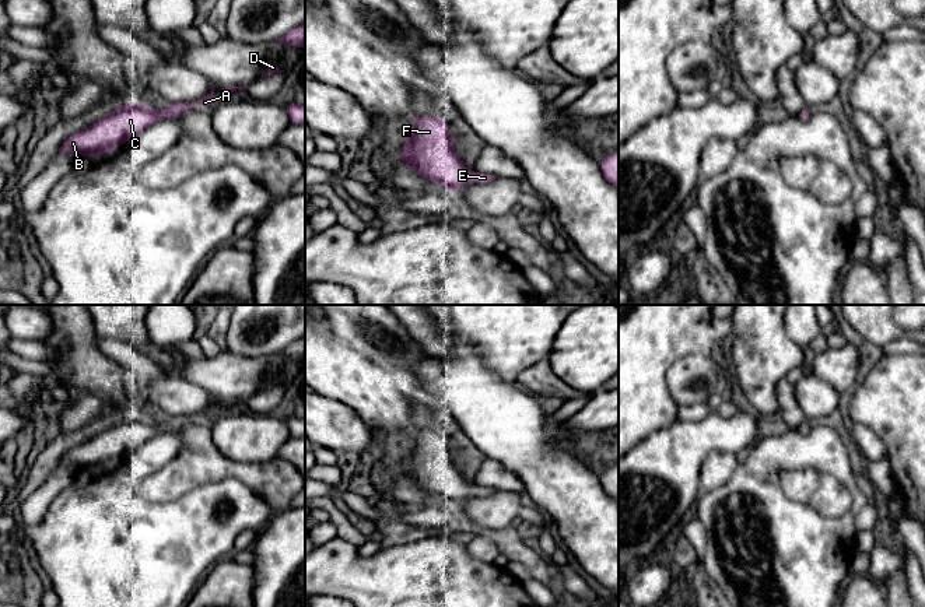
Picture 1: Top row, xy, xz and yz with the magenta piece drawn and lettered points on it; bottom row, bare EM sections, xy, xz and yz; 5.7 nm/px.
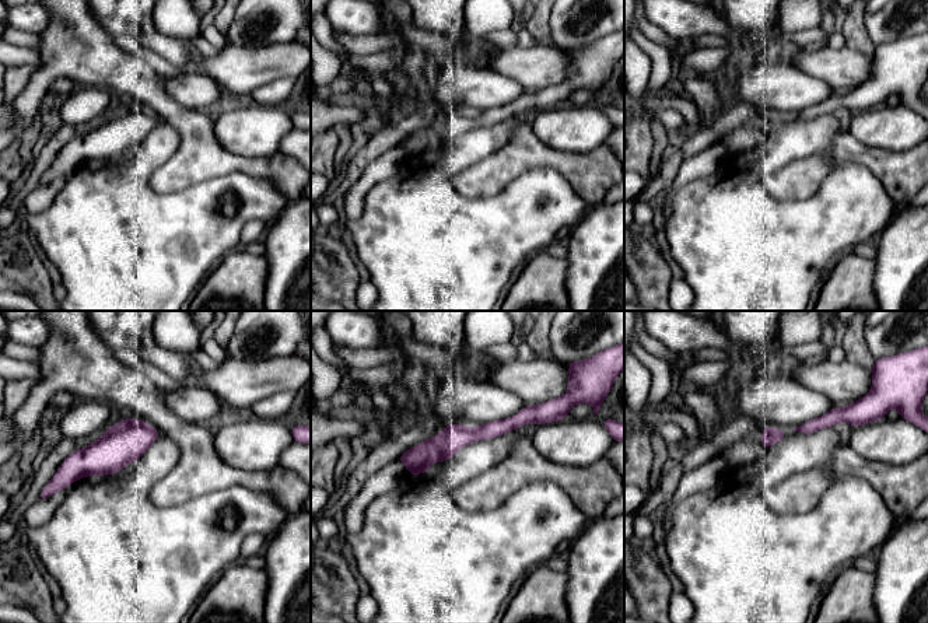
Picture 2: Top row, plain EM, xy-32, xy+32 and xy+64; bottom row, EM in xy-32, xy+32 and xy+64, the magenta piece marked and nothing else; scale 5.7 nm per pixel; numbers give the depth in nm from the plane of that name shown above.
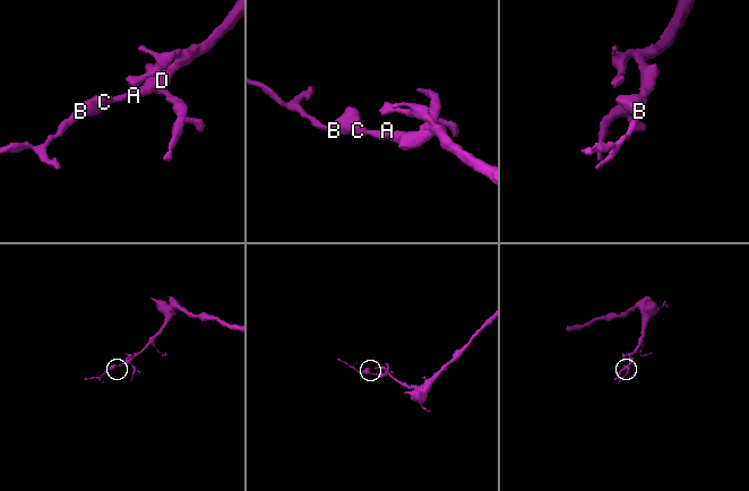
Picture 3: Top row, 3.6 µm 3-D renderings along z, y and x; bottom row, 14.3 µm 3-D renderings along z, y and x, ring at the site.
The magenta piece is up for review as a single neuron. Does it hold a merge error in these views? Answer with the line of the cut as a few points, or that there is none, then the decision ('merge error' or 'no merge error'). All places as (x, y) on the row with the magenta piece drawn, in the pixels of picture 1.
cut none; no merge error

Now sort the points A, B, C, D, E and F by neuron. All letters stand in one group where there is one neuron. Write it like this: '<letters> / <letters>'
A B C D E F

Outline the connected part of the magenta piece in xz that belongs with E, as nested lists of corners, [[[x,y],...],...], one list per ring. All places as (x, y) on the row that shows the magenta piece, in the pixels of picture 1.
[[[423,113],[411,126],[410,138],[400,147],[400,158],[416,175],[441,183],[449,194],[467,183],[488,183],[497,178],[472,172],[460,162],[445,120]]]

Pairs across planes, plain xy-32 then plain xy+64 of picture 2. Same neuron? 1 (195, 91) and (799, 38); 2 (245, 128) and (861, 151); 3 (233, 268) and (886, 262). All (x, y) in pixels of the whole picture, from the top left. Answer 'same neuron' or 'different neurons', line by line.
1: different neurons
2: different neurons
3: different neurons

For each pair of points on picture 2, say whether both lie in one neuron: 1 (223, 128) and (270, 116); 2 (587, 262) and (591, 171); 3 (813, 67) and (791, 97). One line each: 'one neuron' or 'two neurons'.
1: one neuron
2: two neurons
3: two neurons

